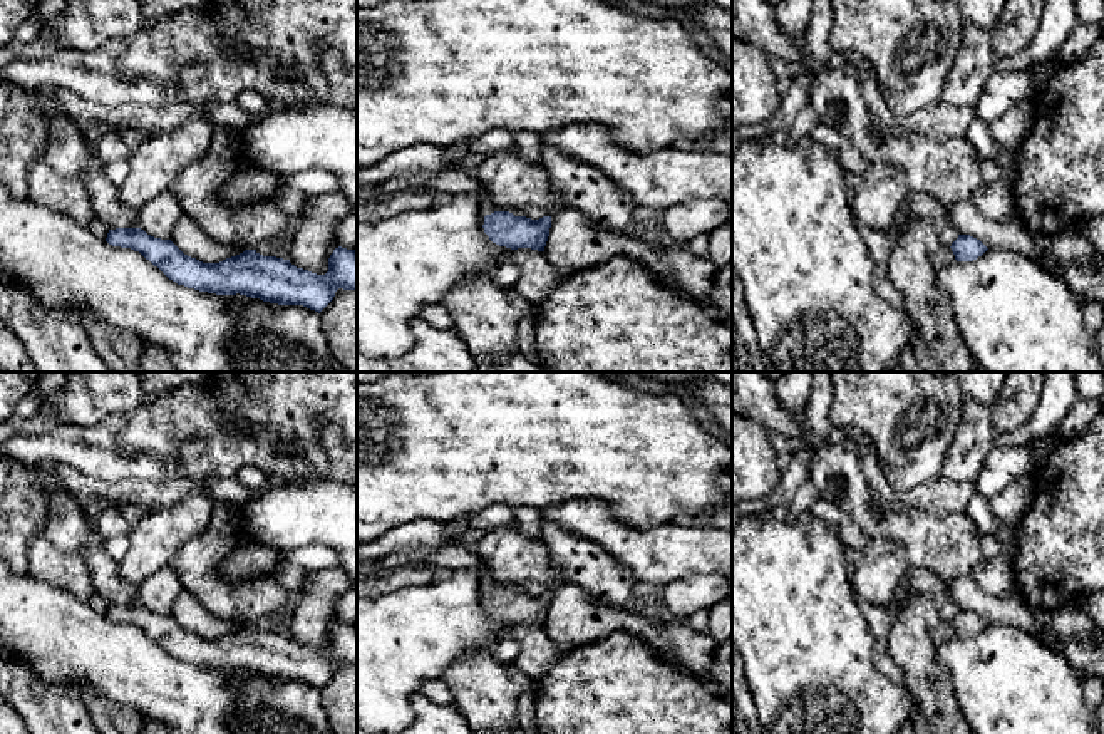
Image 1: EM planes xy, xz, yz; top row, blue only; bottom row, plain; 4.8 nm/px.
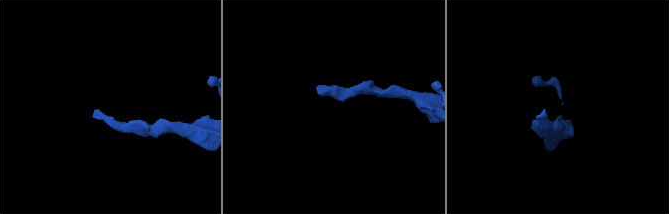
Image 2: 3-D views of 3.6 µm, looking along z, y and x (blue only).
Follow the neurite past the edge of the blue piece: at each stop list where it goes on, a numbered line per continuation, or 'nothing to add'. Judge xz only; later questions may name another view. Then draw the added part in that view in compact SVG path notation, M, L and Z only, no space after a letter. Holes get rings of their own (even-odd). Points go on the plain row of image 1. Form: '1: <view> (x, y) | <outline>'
1: xz (486, 580) | M482 561L482 576L481 576L481 583L482 583L481 587L482 587L484 592L496 587L496 585L493 583L489 568L488 568L488 565L486 565L484 561Z

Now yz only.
1: yz (944, 632) | M950 622L940 623L933 632L933 642L936 647L948 642L955 635L955 630Z

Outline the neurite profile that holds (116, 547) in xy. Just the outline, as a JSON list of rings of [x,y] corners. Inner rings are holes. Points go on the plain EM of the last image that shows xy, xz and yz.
[[[126,535],[104,538],[104,548],[114,561],[121,563],[129,550],[129,538]]]

